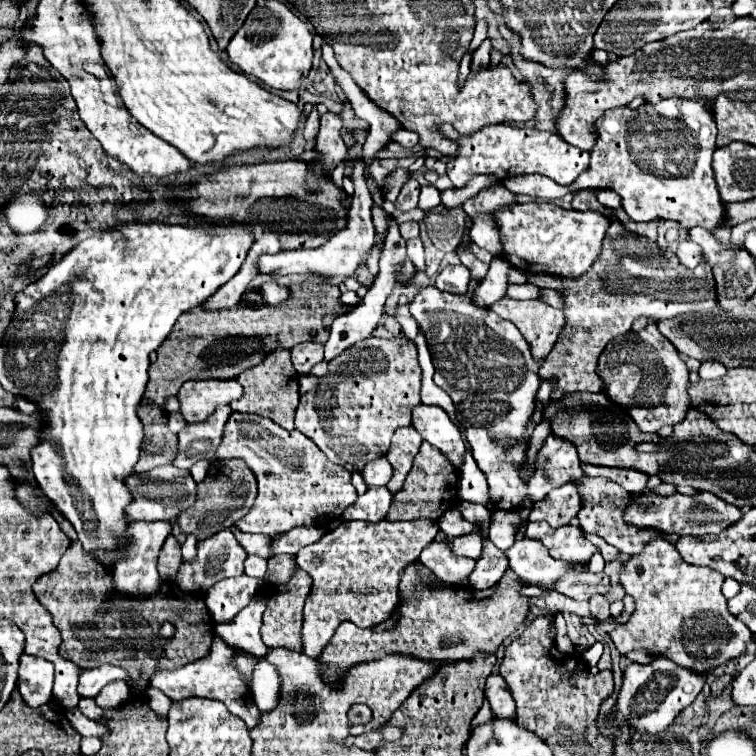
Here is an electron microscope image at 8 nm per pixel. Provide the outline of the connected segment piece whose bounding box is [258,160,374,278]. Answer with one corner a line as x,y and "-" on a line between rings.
350,162
346,166
346,174
352,176
354,180
354,196
352,196
352,206
348,212
348,226
342,232
336,232
324,246
314,248
314,250
282,250
274,256
260,256
258,268
262,274
276,274
276,276
286,276
286,274
318,274
318,276
330,276
330,278
352,278
356,270
366,262
372,246
374,246
374,226
372,226
372,196
370,190
364,182
364,162

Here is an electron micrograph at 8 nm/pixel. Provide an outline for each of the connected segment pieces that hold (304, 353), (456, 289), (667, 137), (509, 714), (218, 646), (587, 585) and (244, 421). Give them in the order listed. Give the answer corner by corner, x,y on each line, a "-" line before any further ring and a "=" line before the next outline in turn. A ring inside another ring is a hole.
302,342
290,350
292,364
298,374
308,374
318,362
324,360
324,346
314,342
=
464,264
446,266
436,276
436,286
442,286
442,290
450,290
452,294
466,292
466,282
470,282
470,270
464,268
=
670,98
664,100
664,108
658,106
642,106
640,110
630,110
628,106
606,110
604,116
598,120
598,144
590,152
590,168
578,180
574,180
570,186
562,186
546,178
546,176
516,176
504,182
504,186
514,194
526,194
532,198
544,198
544,200
556,200
564,194
584,190
584,188
610,188
622,196
622,208
626,214
636,222
648,222
654,218
666,218
678,222
684,230
690,226
702,226
710,230
716,240
728,248
728,250
742,250
742,246
734,244
730,238
732,226
726,224
726,208
718,190
718,184
714,180
712,170
712,152
716,148
716,128
714,128
714,116
706,112
702,100
682,100
682,98
=
490,674
486,680
486,698
496,718
514,720
516,718
516,704
512,692
508,690
506,680
500,674
=
214,634
212,638
212,646
208,650
208,654
202,660
190,662
186,666
182,666
180,670
174,672
156,672
152,676
152,686
162,690
170,700
178,702
178,700
186,700
190,696
204,696
204,698
214,698
226,704
226,708
236,714
238,718
242,718
246,722
248,728
252,728
258,722
258,708
254,704
254,700
250,700
250,692
248,686
244,682
244,678
240,676
238,668
236,668
236,654
234,648
228,646
218,634
=
570,572
562,580
558,580
554,590
574,600
590,600
590,596
606,594
610,590
610,578
604,572
=
234,412
226,424
218,458
242,458
258,480
258,496
250,512
236,522
238,530
254,528
256,534
282,536
296,526
326,526
342,516
342,512
356,502
358,494
352,486
352,474
326,460
320,448
298,430
284,430
268,418
256,414

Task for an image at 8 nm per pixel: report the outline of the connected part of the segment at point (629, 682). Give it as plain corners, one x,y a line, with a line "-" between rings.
654,660
650,664
628,664
622,676
618,702
608,714
606,722
612,730
620,728
620,724
628,724
630,732
660,734
674,722
674,718
686,706
694,702
704,682
706,680
702,680
702,676
694,676
694,672
686,672
686,668
670,664
670,660

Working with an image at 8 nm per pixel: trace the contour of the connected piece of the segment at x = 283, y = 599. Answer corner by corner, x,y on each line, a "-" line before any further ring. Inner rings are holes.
300,568
294,574
294,580
290,580
290,584
276,584
274,588
264,588
264,592
270,596
268,608
264,612
264,624
262,624
262,640
266,646
270,646
270,648
282,646
282,648
302,652
302,646
300,646
302,644
302,640
300,640
302,608
304,608
308,594
310,594
310,588
312,588
312,580

